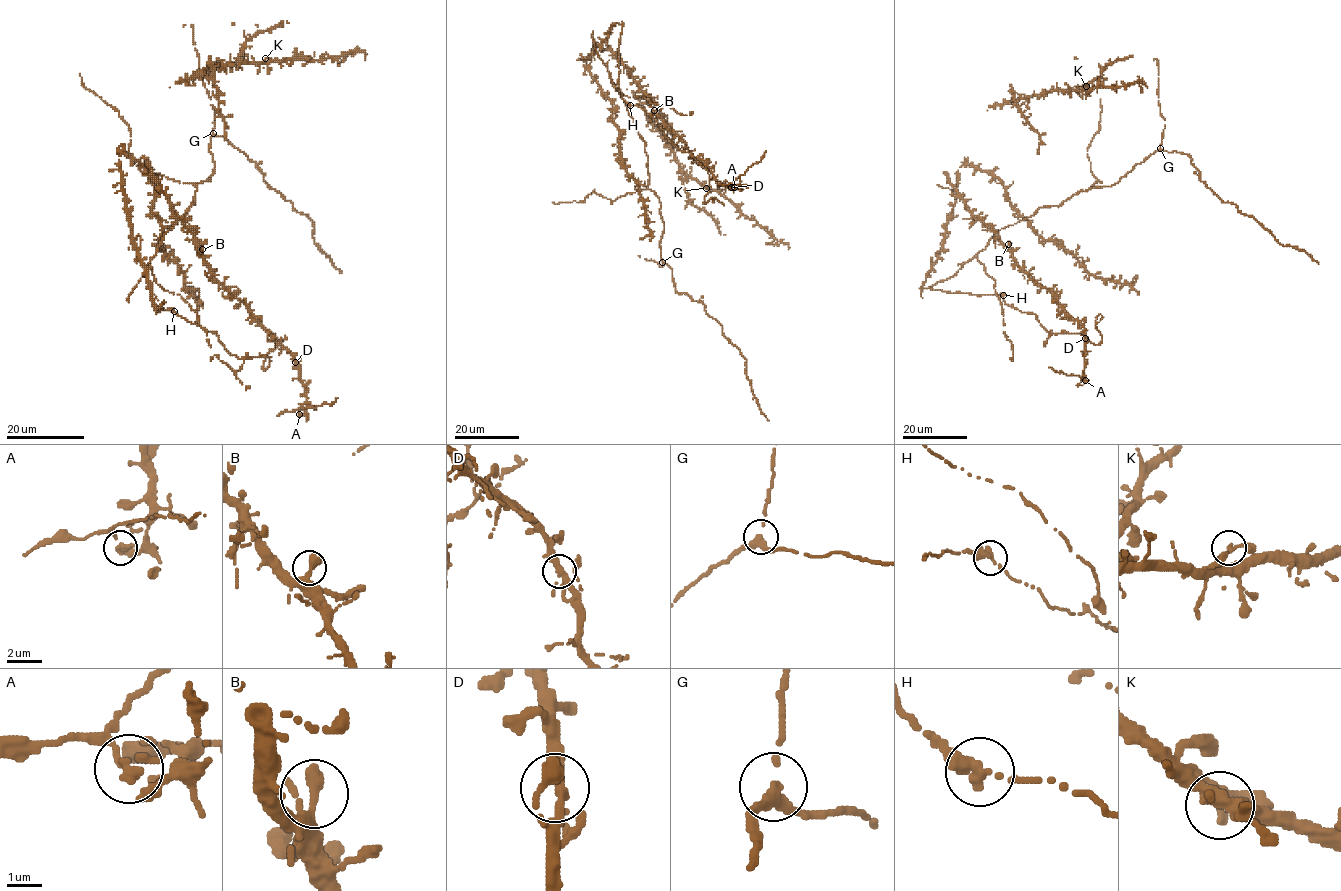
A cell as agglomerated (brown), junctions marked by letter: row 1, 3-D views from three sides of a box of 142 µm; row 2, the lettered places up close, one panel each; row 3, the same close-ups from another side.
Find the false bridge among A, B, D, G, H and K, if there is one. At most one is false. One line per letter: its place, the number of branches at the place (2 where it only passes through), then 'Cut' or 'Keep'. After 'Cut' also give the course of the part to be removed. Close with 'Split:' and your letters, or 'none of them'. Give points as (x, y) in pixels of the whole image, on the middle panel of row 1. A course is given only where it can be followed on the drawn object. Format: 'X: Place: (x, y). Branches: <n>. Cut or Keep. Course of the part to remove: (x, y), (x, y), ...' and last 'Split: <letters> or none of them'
A: Place: (734, 187). Branches: 2. Cut. Course of the part to remove: (734, 186), (734, 181), (760, 161), (765, 150)
B: Place: (654, 110). Branches: 2. Keep
D: Place: (731, 187). Branches: 2. Keep
G: Place: (662, 262). Branches: 2. Keep
H: Place: (630, 105). Branches: 2. Keep
K: Place: (706, 188). Branches: 2. Keep
Split: A

